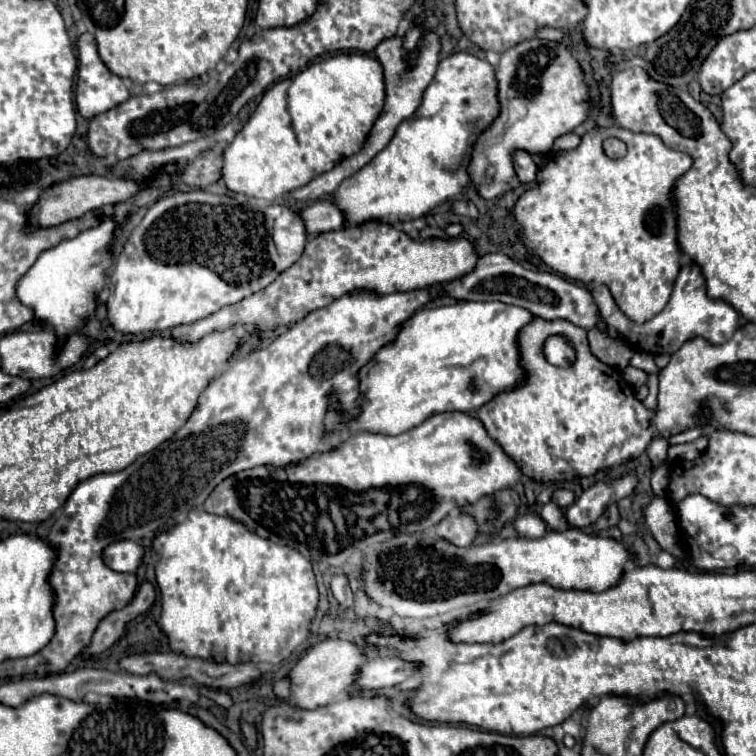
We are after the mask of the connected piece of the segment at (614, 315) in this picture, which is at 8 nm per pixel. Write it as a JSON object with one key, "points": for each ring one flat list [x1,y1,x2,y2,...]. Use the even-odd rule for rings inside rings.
{"points":[[691,262,681,268,667,306,643,324,629,320,619,310,619,306,615,304,607,286,595,286,591,290,591,294,603,314,603,320,607,322,607,326,617,328,621,336,625,336,631,344,635,344,637,348,641,348,643,352,649,352,649,354,673,354,675,350,679,350,679,346,683,342,687,342,687,338,695,338,695,336,703,336,709,342,723,344,723,342,731,340,733,332,737,330,737,322,739,322,739,312,731,304,727,304,725,300,713,300,707,296,705,276,703,276,701,268]]}

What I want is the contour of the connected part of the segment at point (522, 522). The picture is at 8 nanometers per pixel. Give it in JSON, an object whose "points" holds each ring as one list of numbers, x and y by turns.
{"points":[[523,514,517,516,513,528,521,538,541,538,547,534,547,526,539,514]]}

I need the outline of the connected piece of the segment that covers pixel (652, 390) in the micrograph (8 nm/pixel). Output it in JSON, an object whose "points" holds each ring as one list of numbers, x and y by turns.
{"points":[[649,374,649,396,643,400,643,404,645,404,645,408,647,410,655,410,655,406,657,406,657,376,655,374]]}

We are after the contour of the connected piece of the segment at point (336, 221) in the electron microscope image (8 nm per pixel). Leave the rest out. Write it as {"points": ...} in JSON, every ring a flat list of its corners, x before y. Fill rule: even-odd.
{"points":[[319,200,319,202,303,208,301,214,303,214,303,220,307,222,307,232,309,234,339,230,345,224,343,210,329,200]]}

